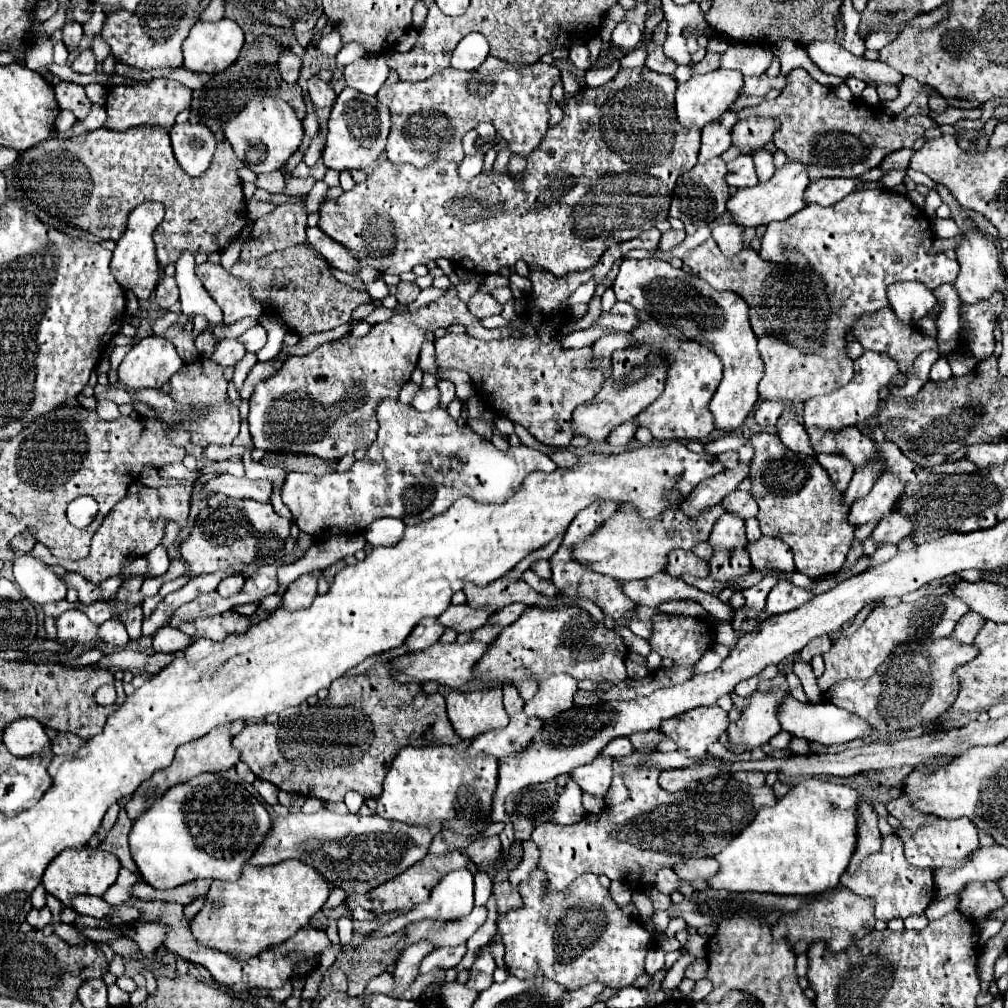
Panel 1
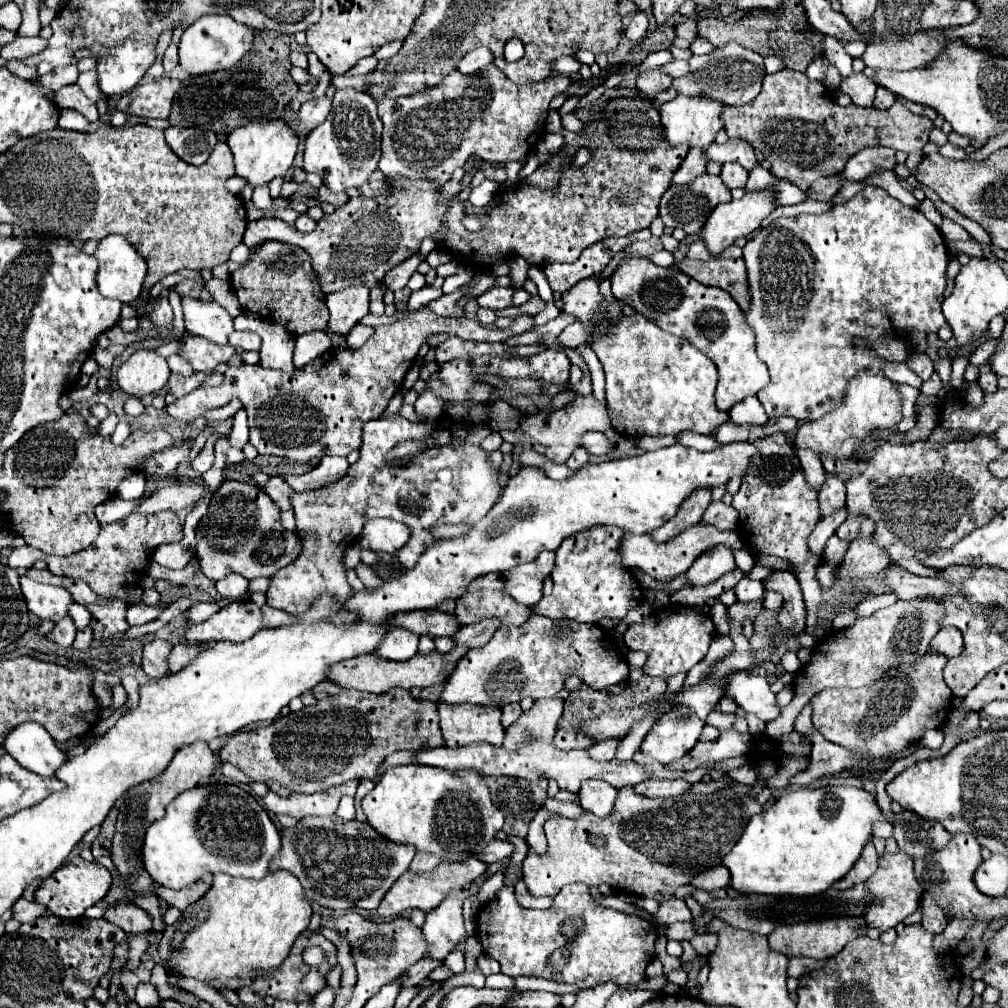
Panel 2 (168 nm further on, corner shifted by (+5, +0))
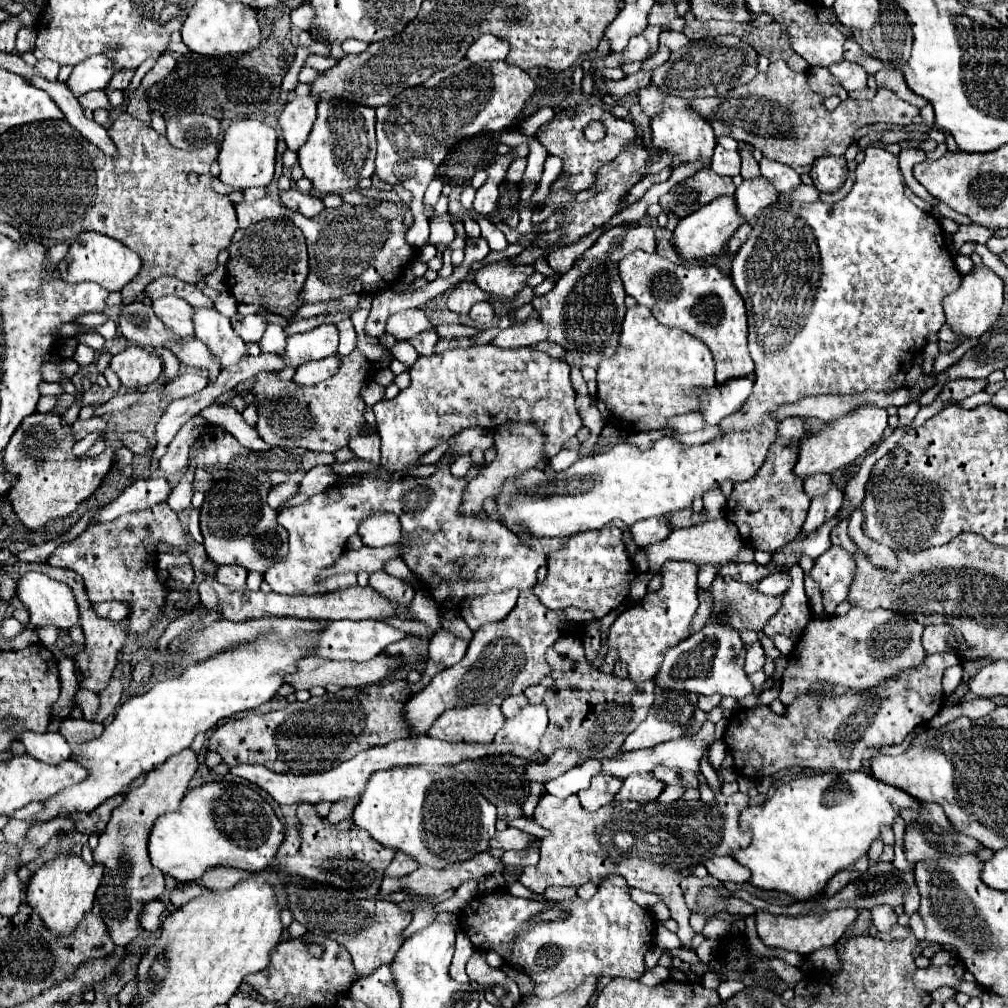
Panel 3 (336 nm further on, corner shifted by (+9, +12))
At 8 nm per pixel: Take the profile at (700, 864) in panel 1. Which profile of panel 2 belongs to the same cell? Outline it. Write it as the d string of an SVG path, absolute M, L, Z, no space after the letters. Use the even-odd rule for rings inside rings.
M724 865L720 867L712 867L712 869L706 869L704 873L696 875L692 879L692 885L696 889L704 889L704 891L716 891L716 889L722 889L722 887L728 887L730 885L730 873Z

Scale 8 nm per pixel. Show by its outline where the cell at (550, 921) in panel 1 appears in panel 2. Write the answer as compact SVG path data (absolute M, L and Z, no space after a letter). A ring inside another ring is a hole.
M584 883L566 885L548 911L520 907L514 895L514 886L504 885L495 900L492 899L478 909L476 937L484 949L484 955L494 957L500 963L502 973L510 977L534 975L556 983L574 985L578 989L590 989L598 983L608 981L628 987L638 985L642 979L646 979L646 965L654 959L654 943L658 931L652 923L640 919L638 915L594 905L594 897L588 893L588 887Z

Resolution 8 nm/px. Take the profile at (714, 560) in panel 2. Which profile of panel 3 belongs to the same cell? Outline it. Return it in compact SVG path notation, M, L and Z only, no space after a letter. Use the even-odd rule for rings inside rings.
M666 563L666 567L662 567L662 587L648 593L612 623L608 647L618 649L618 661L628 665L628 677L632 681L654 679L664 661L664 653L690 637L692 619L698 609L698 569L696 563Z

